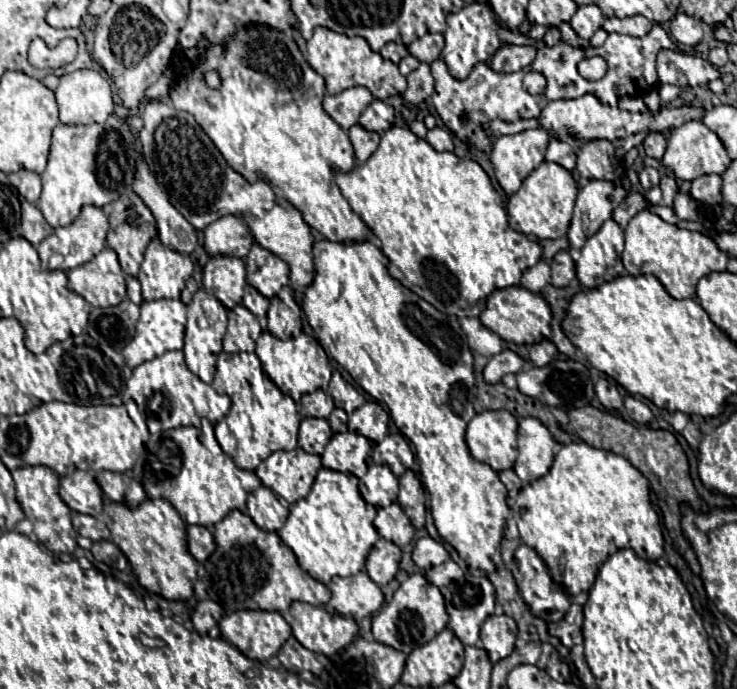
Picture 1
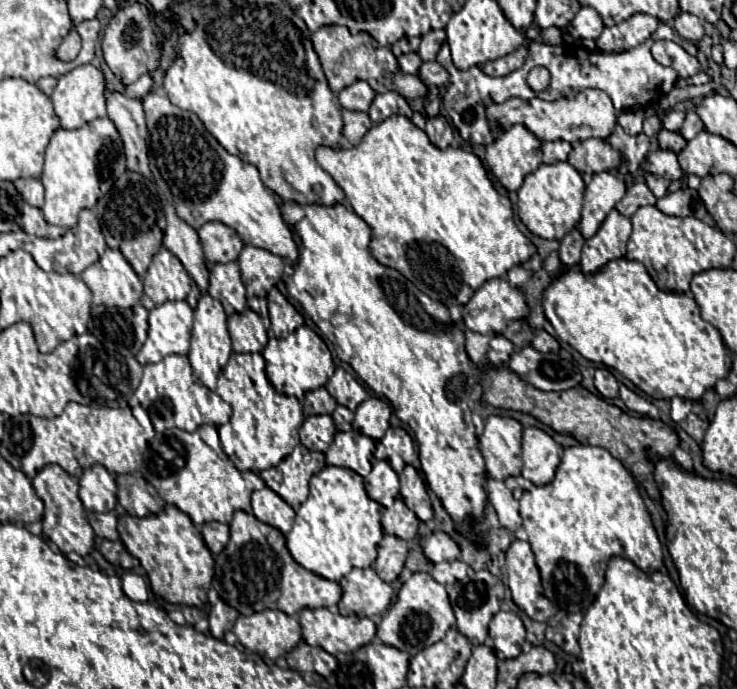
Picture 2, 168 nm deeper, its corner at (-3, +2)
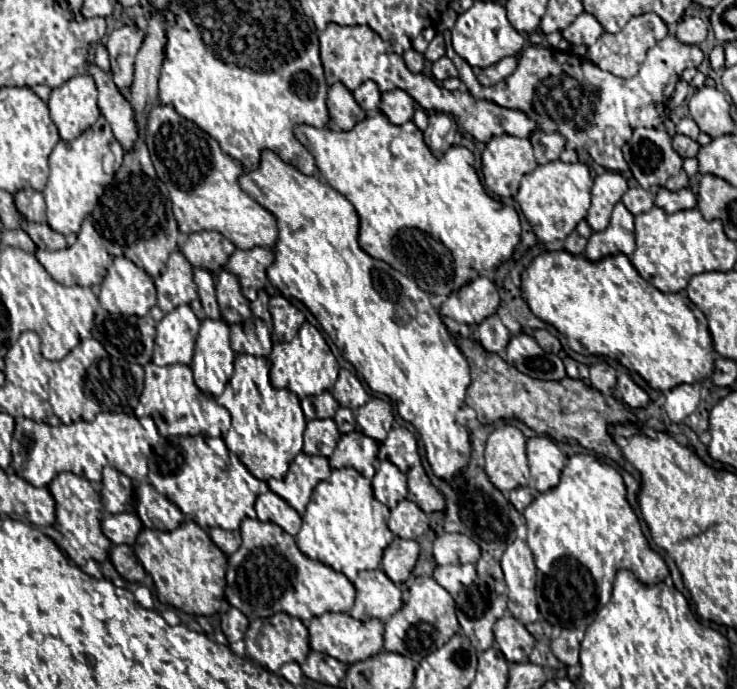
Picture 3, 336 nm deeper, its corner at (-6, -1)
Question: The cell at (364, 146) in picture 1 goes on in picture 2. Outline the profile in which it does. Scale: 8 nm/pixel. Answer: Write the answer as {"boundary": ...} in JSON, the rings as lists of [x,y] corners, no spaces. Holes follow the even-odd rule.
{"boundary":[[[342,110],[342,118],[344,118],[344,136],[356,146],[364,134],[374,126],[374,122],[368,118],[366,112],[350,112],[350,110]]]}

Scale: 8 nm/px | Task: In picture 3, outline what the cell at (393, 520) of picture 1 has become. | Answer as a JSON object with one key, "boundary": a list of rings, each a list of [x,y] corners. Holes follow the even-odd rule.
{"boundary":[[[403,499],[389,519],[389,529],[403,539],[417,539],[429,529],[429,517],[409,499]]]}

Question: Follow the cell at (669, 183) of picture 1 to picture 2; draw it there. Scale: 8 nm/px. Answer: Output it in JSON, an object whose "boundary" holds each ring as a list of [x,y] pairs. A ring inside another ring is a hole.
{"boundary":[[[658,150],[658,152],[650,154],[646,158],[646,170],[664,176],[668,182],[674,182],[674,180],[682,178],[682,170],[678,166],[676,154],[670,152],[670,150]]]}

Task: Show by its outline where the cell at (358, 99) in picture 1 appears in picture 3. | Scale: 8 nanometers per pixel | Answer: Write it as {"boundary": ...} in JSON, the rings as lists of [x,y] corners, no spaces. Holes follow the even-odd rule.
{"boundary":[[[365,81],[363,85],[359,85],[359,89],[353,91],[355,101],[359,103],[359,107],[365,113],[373,113],[379,109],[379,101],[381,101],[381,91],[375,85],[375,81]]]}

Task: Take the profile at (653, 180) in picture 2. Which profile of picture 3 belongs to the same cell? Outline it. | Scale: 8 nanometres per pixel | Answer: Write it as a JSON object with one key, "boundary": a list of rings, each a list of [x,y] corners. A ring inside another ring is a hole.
{"boundary":[[[681,171],[679,175],[669,177],[669,181],[667,181],[665,187],[671,189],[671,191],[679,191],[679,189],[683,189],[683,187],[689,187],[689,177],[687,177],[687,173]]]}

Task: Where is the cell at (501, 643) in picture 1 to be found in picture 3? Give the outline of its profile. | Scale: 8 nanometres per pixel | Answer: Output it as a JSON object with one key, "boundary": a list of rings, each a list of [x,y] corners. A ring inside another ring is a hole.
{"boundary":[[[505,615],[495,623],[495,641],[499,643],[499,649],[507,657],[509,663],[521,663],[527,661],[529,653],[533,651],[533,635],[525,629],[523,623],[519,623],[515,617]]]}

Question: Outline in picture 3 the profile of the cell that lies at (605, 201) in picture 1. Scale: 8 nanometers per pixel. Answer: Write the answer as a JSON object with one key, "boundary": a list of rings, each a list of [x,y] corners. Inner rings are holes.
{"boundary":[[[605,171],[603,175],[595,177],[595,185],[591,191],[591,209],[587,211],[587,223],[593,231],[603,231],[609,223],[611,211],[615,203],[621,201],[623,193],[627,191],[627,181],[621,173]]]}

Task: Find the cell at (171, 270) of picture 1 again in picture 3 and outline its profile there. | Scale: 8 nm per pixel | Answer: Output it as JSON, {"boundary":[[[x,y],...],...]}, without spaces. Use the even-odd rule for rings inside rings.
{"boundary":[[[175,251],[169,257],[165,273],[155,279],[155,287],[157,287],[157,305],[165,313],[173,311],[179,305],[189,305],[193,299],[197,299],[193,267],[179,251]]]}

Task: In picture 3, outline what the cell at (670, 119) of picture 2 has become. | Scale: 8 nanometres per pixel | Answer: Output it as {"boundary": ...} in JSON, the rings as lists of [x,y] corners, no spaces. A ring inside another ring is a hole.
{"boundary":[[[685,117],[685,119],[681,119],[679,125],[677,125],[677,133],[687,135],[687,137],[691,137],[691,139],[697,139],[697,137],[699,137],[699,127],[695,125],[695,121],[691,121],[691,117]]]}

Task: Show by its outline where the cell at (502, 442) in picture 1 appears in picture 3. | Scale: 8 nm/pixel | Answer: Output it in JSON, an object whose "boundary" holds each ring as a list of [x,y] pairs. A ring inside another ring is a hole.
{"boundary":[[[503,425],[489,435],[485,473],[499,491],[513,491],[531,483],[525,457],[525,435],[517,427]]]}

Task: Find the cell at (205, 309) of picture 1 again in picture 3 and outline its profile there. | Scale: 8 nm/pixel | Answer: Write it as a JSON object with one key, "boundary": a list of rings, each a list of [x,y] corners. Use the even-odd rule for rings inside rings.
{"boundary":[[[205,319],[201,323],[195,355],[193,355],[193,375],[195,385],[213,397],[219,397],[233,375],[235,353],[229,345],[229,327],[225,321]]]}

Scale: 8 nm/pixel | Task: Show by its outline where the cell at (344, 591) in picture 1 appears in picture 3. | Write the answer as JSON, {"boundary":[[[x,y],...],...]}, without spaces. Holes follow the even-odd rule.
{"boundary":[[[363,571],[355,579],[355,605],[351,609],[351,617],[359,621],[367,619],[389,619],[403,607],[401,589],[381,571]]]}

